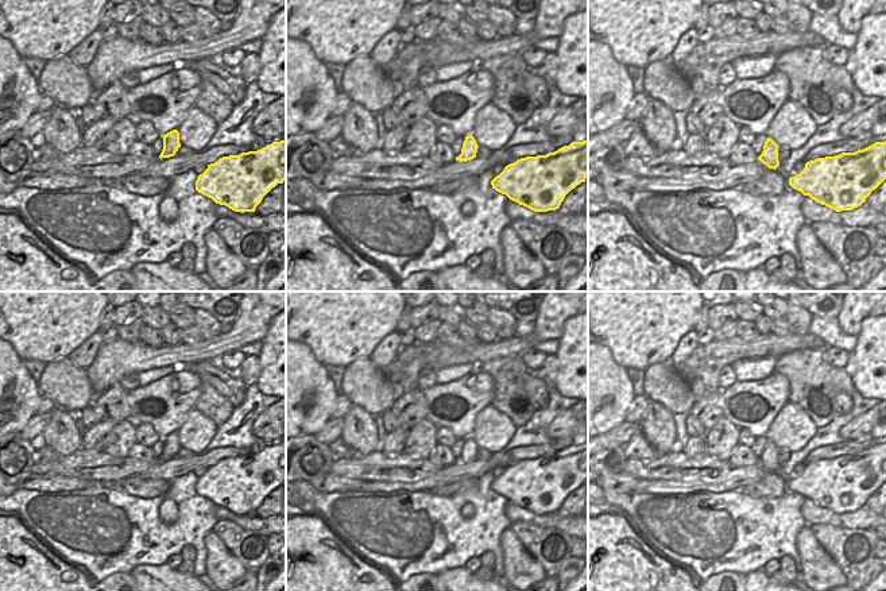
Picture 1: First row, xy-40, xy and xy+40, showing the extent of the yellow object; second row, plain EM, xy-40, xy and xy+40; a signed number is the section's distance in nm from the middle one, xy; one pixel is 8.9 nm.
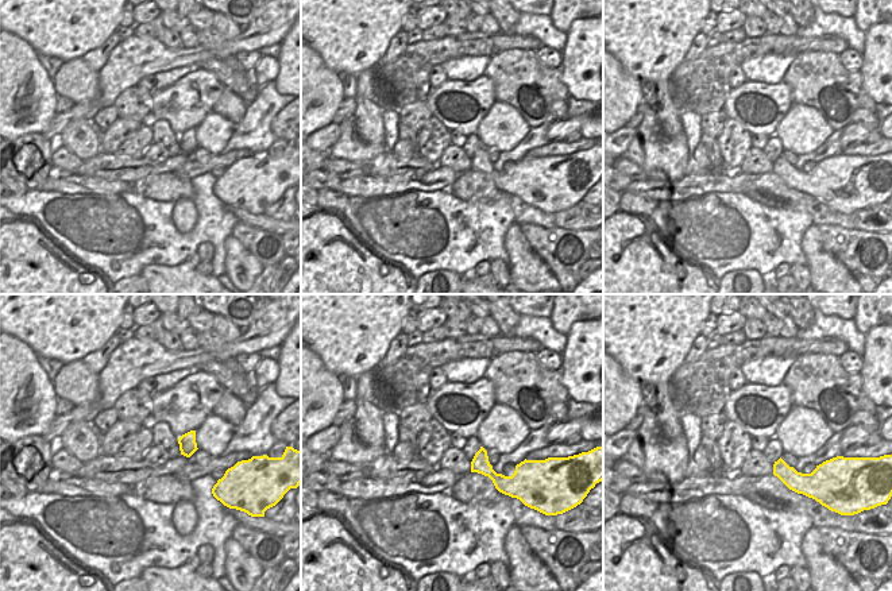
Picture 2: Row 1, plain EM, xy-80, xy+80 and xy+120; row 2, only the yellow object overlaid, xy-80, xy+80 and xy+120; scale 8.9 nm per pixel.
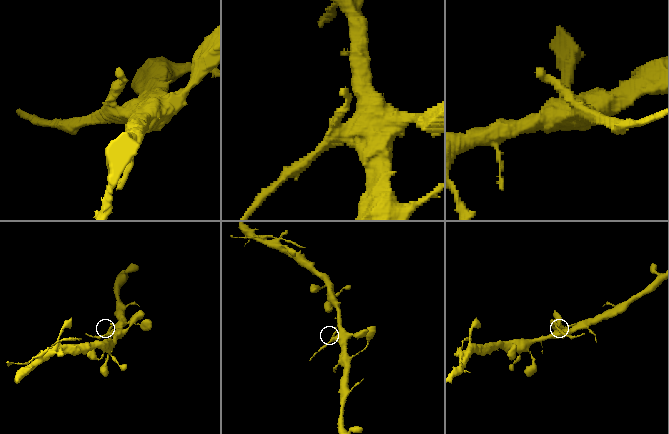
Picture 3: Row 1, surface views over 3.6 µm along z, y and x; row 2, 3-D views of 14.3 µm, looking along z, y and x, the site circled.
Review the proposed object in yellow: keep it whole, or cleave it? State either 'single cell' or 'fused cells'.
fused cells

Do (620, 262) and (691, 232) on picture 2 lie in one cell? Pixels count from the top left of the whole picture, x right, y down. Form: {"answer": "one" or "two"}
{"answer": "two"}

